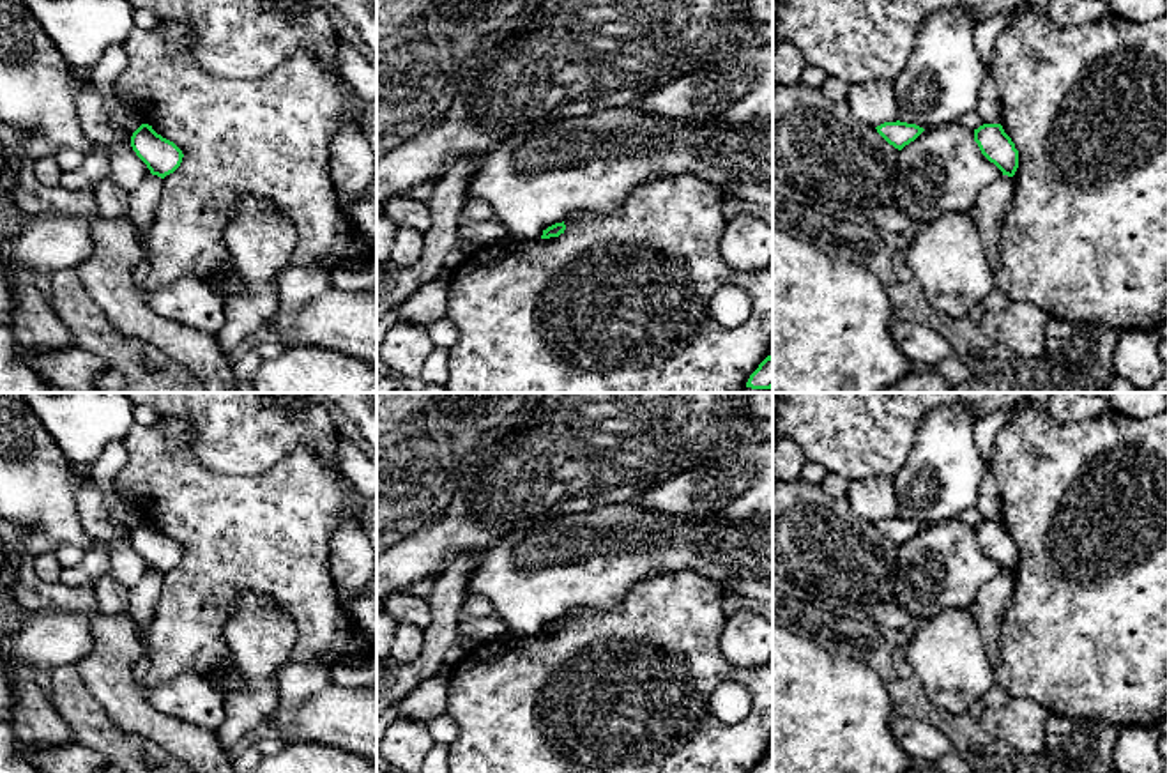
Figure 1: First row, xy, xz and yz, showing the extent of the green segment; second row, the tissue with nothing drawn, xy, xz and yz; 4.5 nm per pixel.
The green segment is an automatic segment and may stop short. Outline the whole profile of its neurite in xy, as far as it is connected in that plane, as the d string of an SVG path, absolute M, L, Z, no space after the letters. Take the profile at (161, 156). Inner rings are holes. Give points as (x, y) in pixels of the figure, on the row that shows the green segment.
M141 124L133 133L131 147L150 173L161 179L173 173L184 157L182 150L173 142L157 134L149 124Z

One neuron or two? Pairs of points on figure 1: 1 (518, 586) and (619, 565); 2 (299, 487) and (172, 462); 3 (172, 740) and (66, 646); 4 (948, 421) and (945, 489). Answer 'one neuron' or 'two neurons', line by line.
1: one neuron
2: one neuron
3: two neurons
4: one neuron

